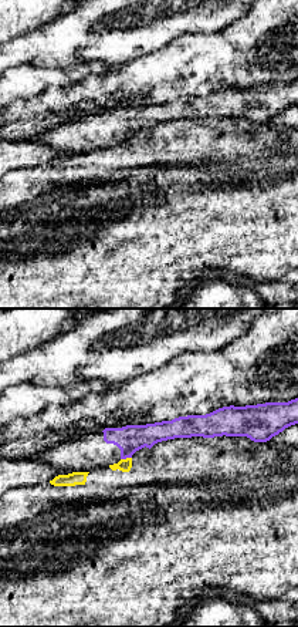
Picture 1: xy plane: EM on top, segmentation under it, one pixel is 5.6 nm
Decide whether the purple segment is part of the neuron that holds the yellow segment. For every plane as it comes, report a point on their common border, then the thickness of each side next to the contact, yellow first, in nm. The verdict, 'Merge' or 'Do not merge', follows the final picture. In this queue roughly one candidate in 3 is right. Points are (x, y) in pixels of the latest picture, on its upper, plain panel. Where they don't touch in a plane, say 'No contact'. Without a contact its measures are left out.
Touches yellow at (127, 140). Thickness 70 nm (yellow) against 160 nm

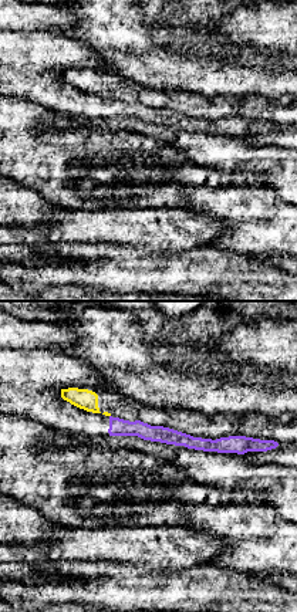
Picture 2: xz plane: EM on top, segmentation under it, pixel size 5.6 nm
No contact

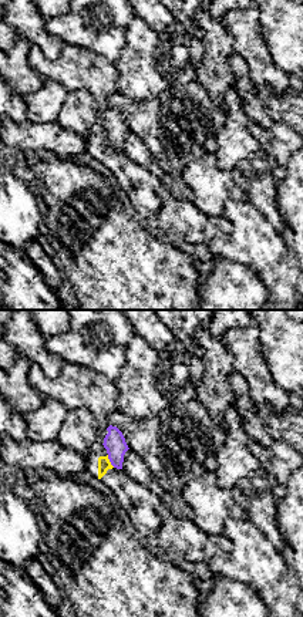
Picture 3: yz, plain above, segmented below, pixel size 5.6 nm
Touches yellow at (108, 142). Thickness 70 nm (yellow) against 120 nm

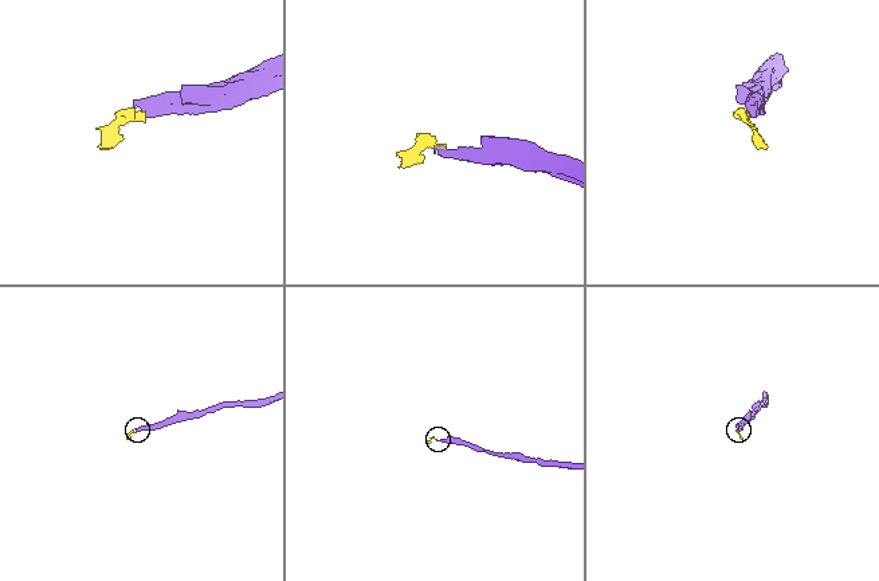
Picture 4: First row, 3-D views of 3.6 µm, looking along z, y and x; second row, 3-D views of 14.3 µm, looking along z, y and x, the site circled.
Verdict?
Do not merge

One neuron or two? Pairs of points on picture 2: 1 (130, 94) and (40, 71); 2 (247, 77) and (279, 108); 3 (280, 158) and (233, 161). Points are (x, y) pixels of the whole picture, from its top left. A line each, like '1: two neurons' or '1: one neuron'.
1: two neurons
2: two neurons
3: one neuron

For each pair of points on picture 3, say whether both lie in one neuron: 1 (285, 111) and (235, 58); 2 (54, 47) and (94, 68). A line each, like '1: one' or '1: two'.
1: two
2: two

